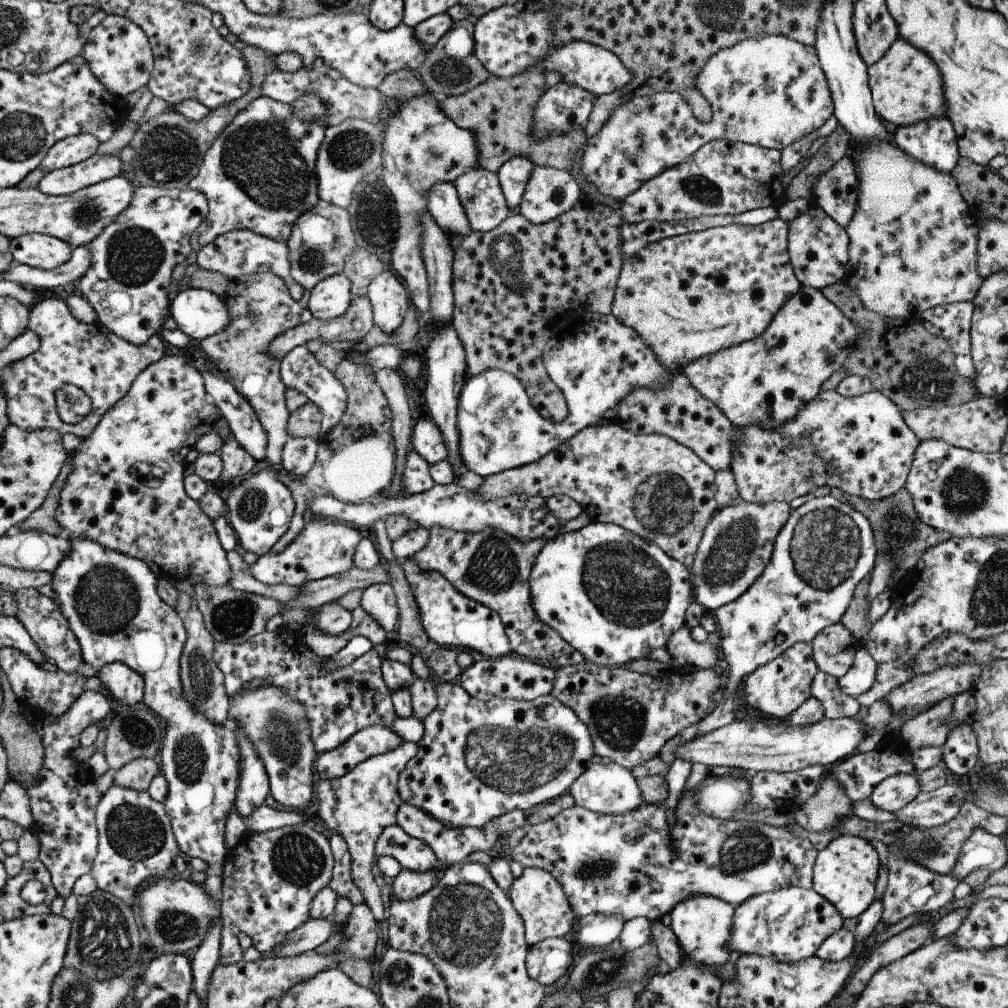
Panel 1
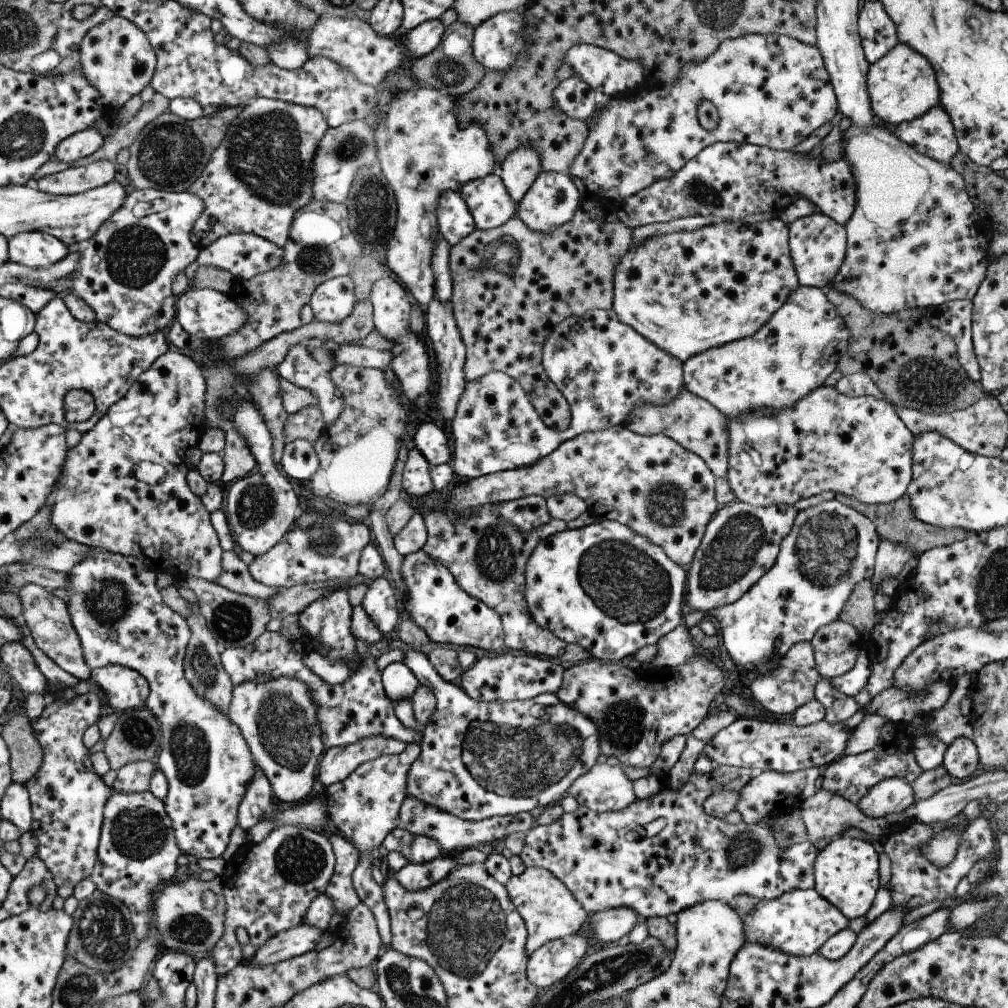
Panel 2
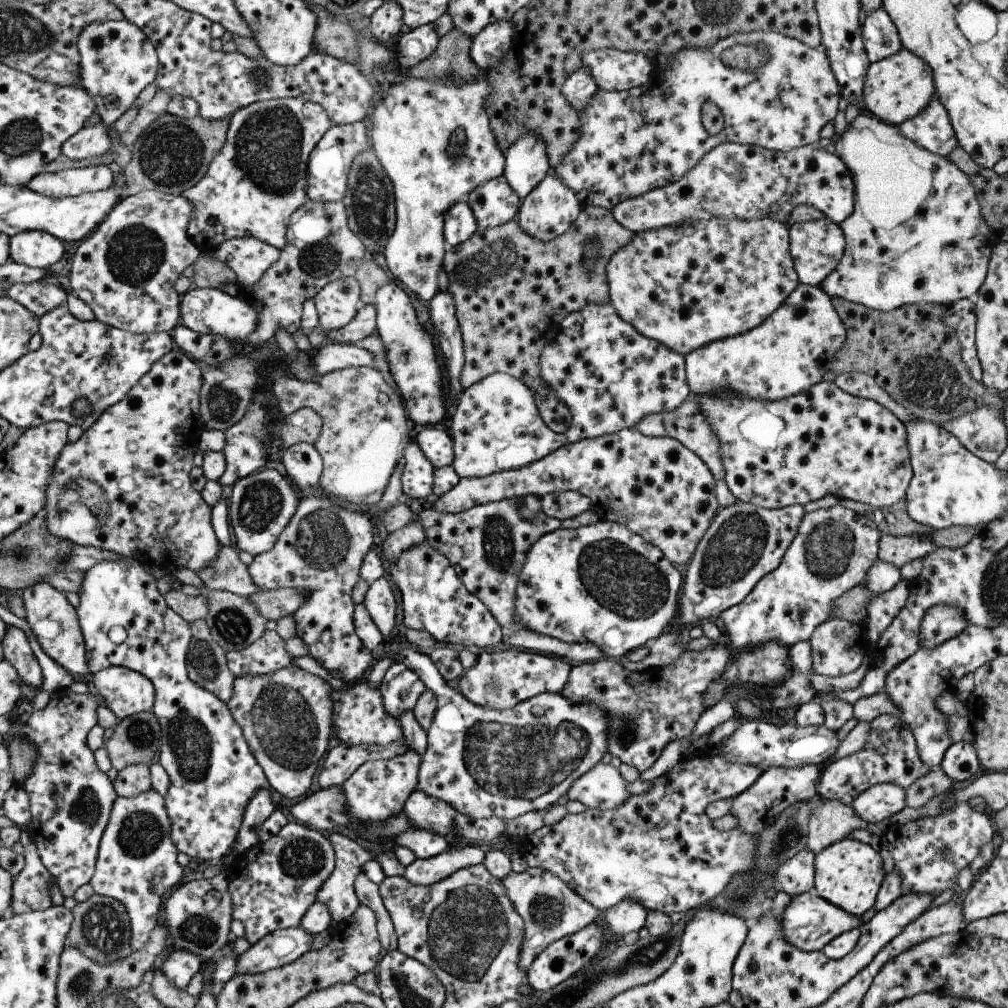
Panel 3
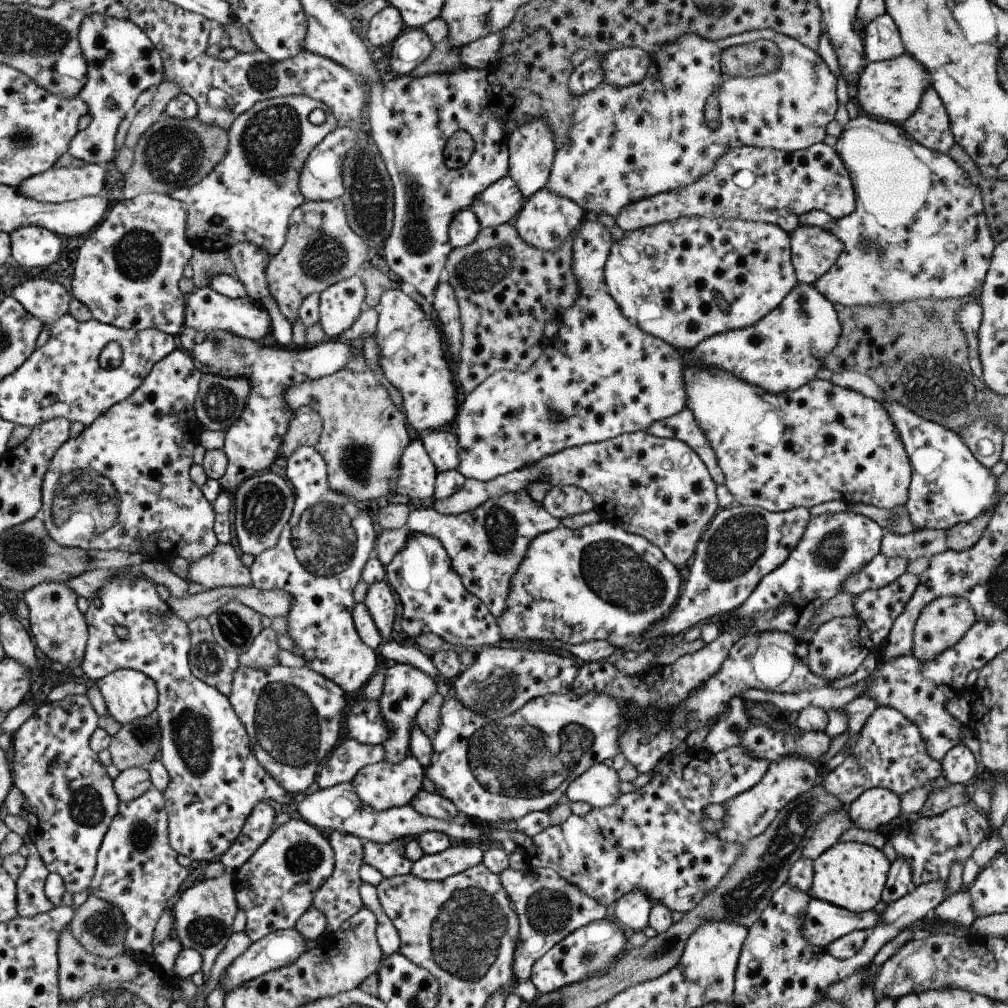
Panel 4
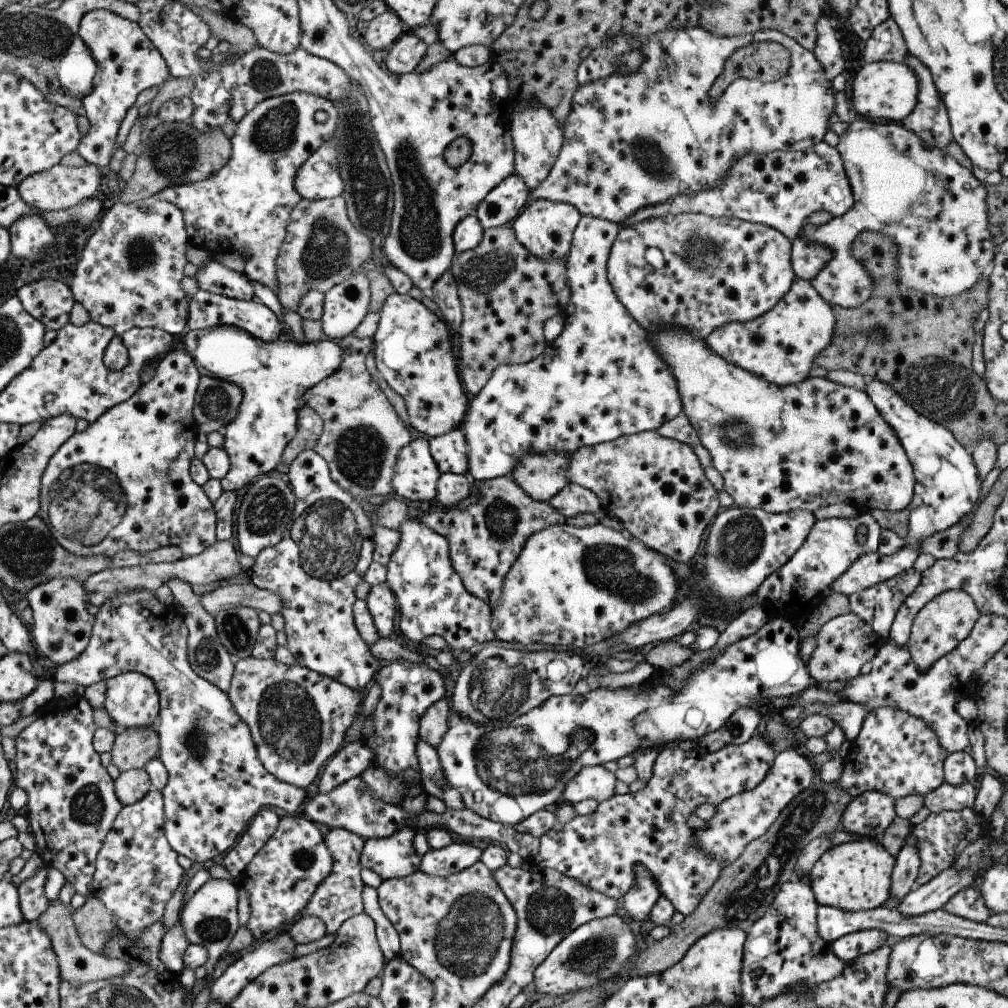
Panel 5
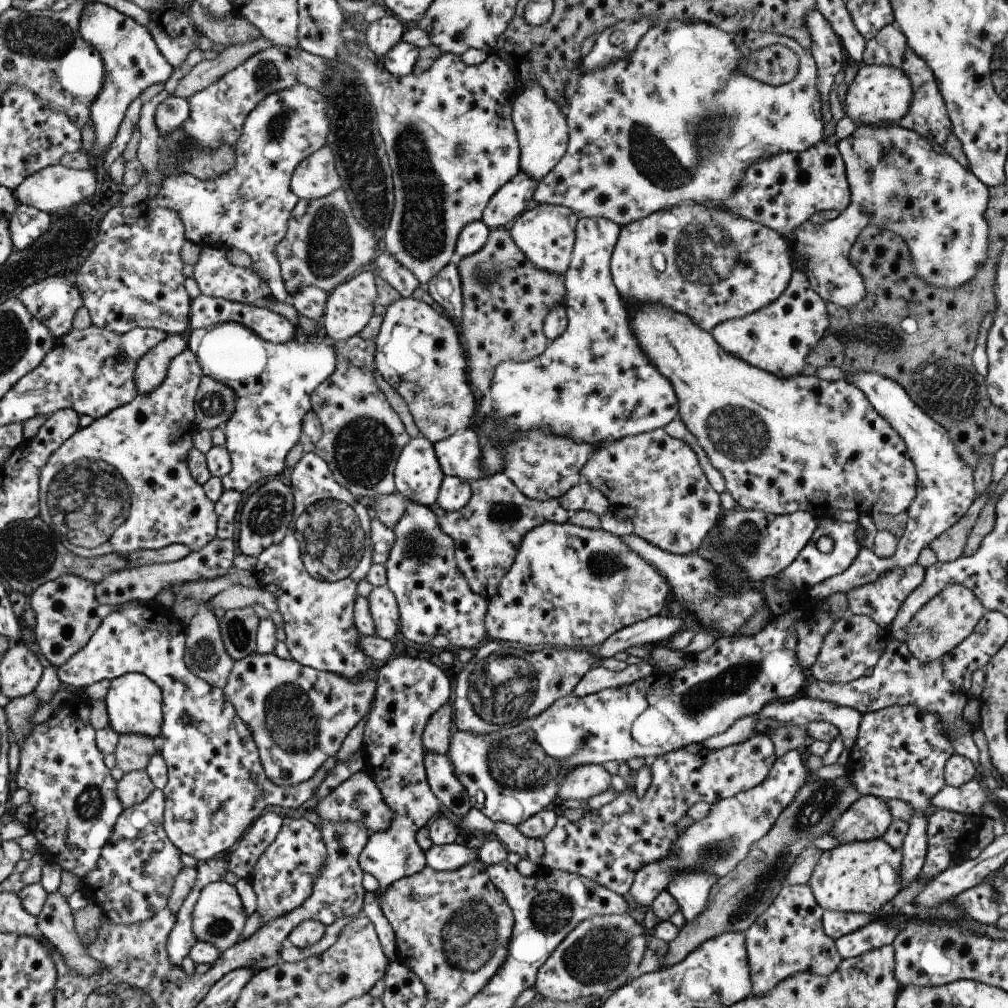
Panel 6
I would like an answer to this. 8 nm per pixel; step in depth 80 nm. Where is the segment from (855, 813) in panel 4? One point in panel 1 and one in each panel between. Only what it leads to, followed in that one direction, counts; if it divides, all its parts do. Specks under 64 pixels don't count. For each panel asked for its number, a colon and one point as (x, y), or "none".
1: (893, 792)
2: (892, 795)
3: (882, 801)

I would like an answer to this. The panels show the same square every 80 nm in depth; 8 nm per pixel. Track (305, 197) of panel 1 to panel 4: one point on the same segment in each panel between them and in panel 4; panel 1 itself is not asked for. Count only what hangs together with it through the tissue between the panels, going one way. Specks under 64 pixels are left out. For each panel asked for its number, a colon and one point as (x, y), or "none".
2: (259, 174)
3: (257, 179)
4: (249, 195)

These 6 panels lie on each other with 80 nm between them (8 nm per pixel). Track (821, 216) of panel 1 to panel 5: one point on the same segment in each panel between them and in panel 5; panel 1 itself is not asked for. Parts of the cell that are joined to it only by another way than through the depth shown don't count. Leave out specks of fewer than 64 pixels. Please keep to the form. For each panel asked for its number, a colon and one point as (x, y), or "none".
2: (816, 243)
3: (816, 247)
4: (813, 250)
5: (806, 258)

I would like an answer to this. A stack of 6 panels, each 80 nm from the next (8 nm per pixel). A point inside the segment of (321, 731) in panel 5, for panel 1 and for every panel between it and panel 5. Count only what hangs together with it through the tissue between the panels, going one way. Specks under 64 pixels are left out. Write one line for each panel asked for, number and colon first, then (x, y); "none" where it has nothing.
1: (275, 723)
2: (277, 719)
3: (285, 716)
4: (292, 716)

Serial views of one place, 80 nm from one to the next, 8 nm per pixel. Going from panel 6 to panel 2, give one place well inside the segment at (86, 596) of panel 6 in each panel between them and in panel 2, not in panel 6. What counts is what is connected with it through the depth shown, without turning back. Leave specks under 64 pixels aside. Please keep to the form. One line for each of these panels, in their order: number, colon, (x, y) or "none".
2: (47, 616)
3: (53, 621)
4: (59, 630)
5: (61, 628)

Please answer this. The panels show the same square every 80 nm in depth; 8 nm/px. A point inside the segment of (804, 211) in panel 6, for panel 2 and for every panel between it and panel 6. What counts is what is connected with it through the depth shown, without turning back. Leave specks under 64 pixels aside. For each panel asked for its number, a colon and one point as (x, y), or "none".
2: (724, 181)
3: (771, 183)
4: (786, 184)
5: (786, 186)

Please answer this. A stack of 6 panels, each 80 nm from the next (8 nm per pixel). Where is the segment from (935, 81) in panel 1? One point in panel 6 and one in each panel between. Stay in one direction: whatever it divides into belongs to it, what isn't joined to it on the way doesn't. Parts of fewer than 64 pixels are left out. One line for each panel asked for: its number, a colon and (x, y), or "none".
2: (901, 85)
3: (896, 88)
4: (891, 90)
5: (884, 91)
6: (878, 95)

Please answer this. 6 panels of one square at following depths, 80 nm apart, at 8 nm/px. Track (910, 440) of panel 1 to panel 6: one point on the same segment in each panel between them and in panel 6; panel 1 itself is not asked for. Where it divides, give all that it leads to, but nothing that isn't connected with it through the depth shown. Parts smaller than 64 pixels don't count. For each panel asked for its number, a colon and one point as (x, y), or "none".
2: (855, 446)
3: (822, 441)
4: (820, 442)
5: (778, 448)
6: (802, 443)

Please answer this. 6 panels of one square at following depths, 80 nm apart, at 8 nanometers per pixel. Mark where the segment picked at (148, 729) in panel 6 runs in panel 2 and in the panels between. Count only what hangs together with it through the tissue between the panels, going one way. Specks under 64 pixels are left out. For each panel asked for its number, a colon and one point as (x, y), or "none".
2: (124, 689)
3: (124, 692)
4: (127, 694)
5: (131, 699)

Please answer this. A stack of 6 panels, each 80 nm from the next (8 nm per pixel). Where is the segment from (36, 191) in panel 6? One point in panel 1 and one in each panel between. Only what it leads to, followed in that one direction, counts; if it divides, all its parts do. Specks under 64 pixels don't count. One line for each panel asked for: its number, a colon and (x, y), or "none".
1: (96, 168)
2: (74, 180)
3: (67, 183)
4: (56, 185)
5: (59, 187)

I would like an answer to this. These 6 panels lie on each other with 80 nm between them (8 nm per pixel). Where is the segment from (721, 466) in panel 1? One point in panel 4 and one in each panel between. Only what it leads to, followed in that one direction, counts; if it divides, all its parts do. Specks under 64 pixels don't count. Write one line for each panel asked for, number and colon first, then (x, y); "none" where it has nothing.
2: (692, 422)
3: (687, 424)
4: (681, 426)

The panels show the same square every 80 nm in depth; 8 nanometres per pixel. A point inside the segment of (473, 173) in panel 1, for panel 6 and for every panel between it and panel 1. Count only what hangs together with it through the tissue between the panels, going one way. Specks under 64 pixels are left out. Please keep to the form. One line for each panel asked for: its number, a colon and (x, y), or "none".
2: (486, 198)
3: (492, 204)
4: (499, 203)
5: (501, 204)
6: (510, 200)

